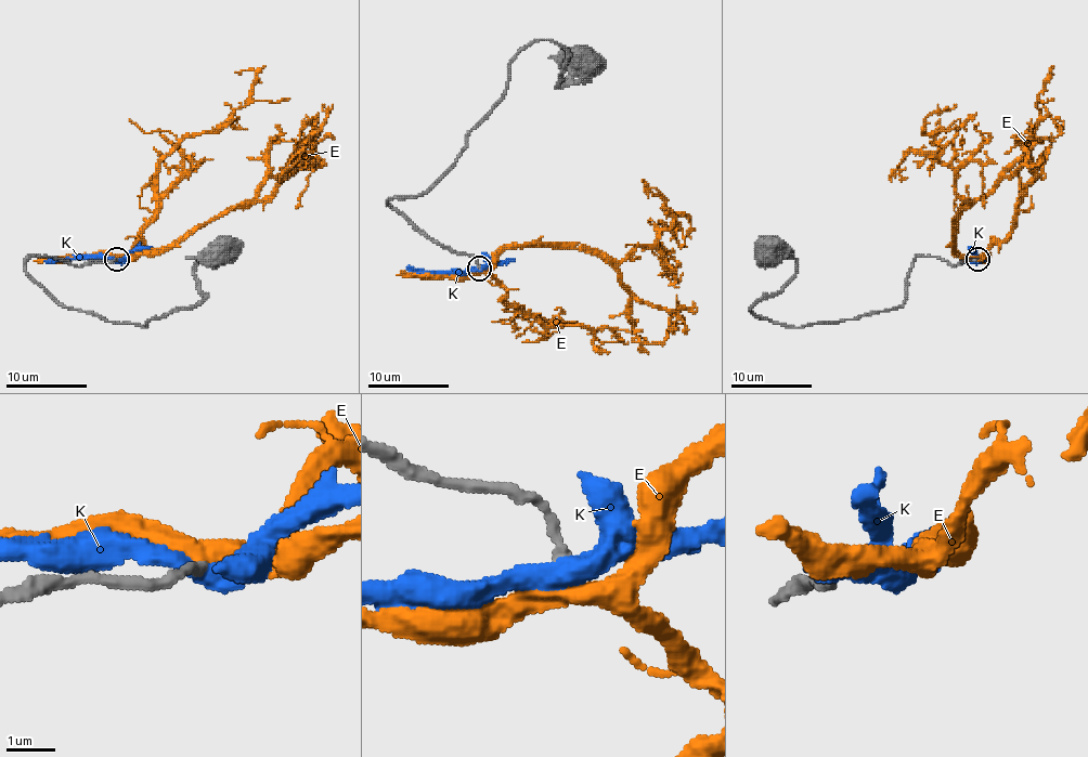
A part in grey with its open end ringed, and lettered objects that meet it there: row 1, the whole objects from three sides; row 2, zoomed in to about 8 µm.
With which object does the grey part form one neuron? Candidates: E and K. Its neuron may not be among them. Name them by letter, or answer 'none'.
E

